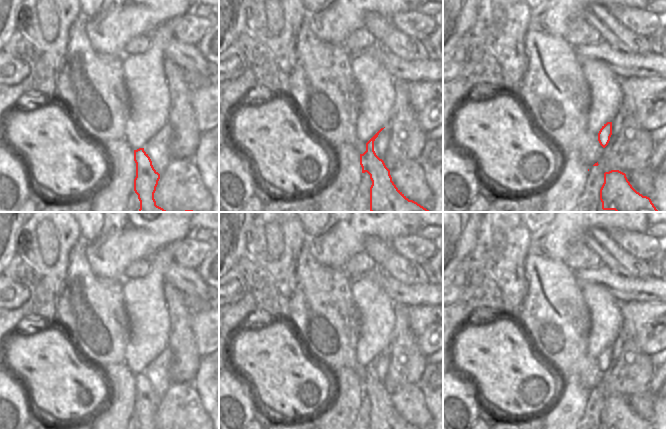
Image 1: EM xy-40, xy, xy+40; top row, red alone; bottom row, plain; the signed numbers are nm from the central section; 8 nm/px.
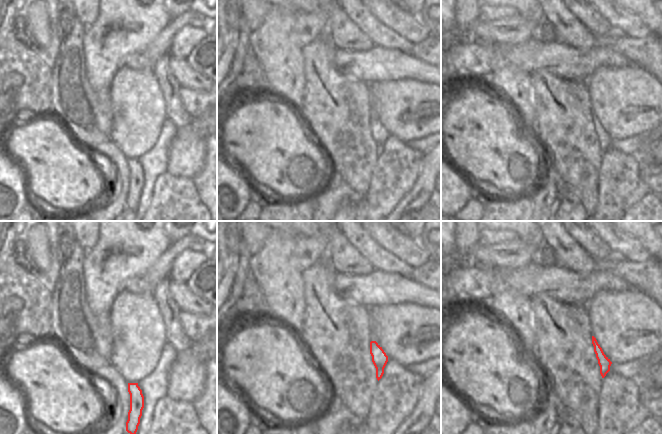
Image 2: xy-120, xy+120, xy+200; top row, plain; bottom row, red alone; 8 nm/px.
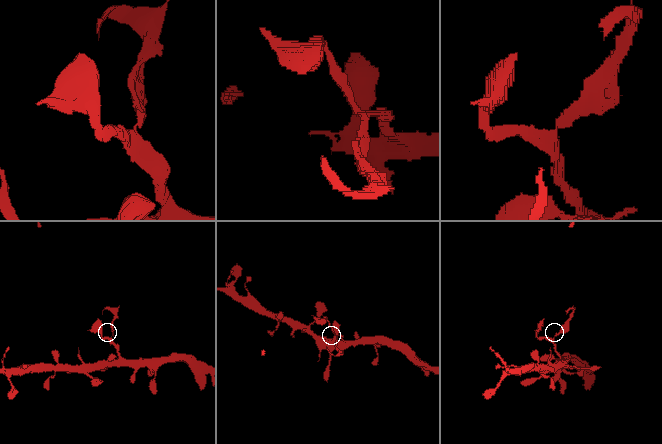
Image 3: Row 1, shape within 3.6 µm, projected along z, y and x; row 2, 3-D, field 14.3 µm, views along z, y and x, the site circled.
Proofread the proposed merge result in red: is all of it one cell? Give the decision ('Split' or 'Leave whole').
Split.

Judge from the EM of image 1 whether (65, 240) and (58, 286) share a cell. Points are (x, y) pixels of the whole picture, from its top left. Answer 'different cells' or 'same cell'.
same cell

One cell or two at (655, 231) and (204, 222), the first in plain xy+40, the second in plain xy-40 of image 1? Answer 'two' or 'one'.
two

